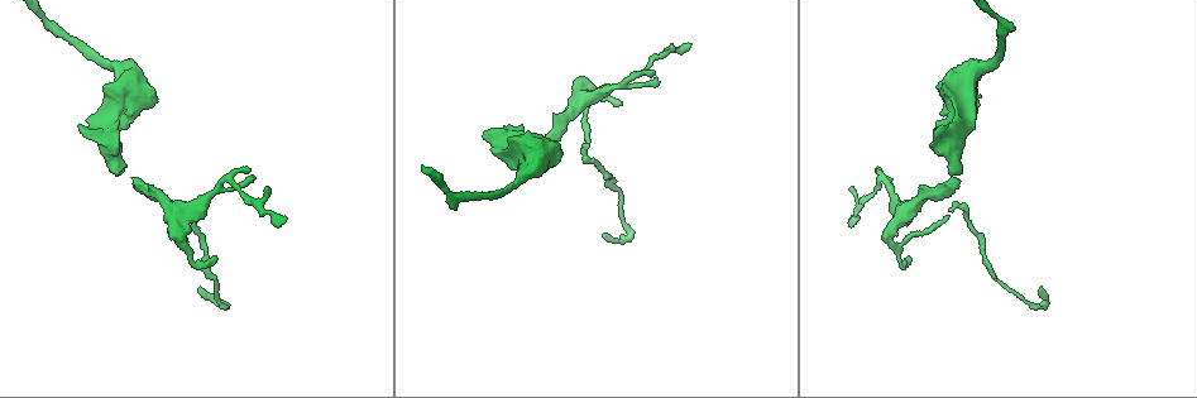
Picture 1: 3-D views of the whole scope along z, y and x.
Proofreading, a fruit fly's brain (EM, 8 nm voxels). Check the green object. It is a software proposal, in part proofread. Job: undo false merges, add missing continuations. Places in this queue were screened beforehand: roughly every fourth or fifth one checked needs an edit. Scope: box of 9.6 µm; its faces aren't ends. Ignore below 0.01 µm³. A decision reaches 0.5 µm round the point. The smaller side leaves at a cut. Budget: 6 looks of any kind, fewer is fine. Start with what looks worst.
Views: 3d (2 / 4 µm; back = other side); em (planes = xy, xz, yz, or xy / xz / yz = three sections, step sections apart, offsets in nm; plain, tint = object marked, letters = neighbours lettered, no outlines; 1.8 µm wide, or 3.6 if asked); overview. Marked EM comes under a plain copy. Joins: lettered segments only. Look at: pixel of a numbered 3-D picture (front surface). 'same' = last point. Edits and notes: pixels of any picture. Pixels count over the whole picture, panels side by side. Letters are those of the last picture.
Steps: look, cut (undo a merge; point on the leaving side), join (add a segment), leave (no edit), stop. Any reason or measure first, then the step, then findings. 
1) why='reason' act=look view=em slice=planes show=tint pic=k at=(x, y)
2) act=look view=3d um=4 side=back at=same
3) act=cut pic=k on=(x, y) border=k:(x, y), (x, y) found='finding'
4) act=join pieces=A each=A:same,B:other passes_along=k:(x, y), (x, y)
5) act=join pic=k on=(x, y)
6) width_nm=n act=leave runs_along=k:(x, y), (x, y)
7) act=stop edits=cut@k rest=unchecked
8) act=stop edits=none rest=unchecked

why='thick end' act=look view=3d um=2 pic=1 at=(116, 173)

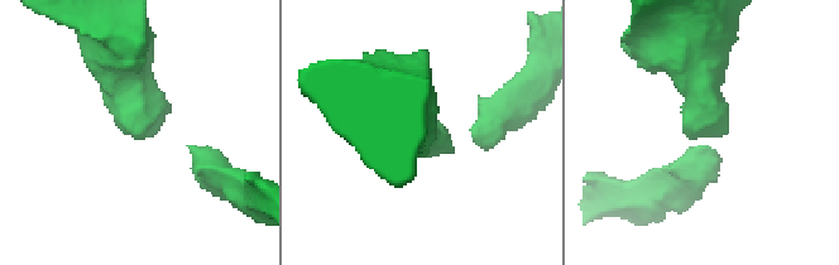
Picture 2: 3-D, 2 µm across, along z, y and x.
why='need the tissue' act=look view=em slice=xz step=16 show=tint pic=2 at=(143, 137)

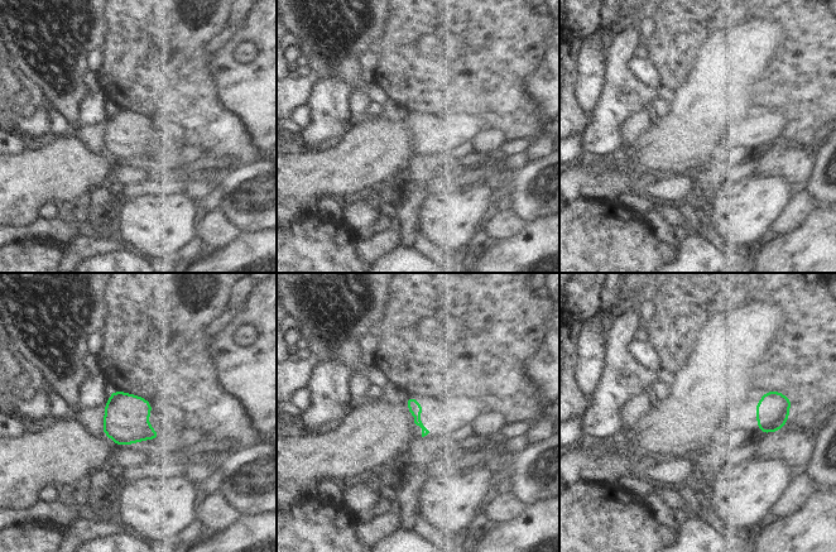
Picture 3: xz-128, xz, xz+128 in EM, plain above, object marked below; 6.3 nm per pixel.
act=look view=em slice=planes show=letters at=same

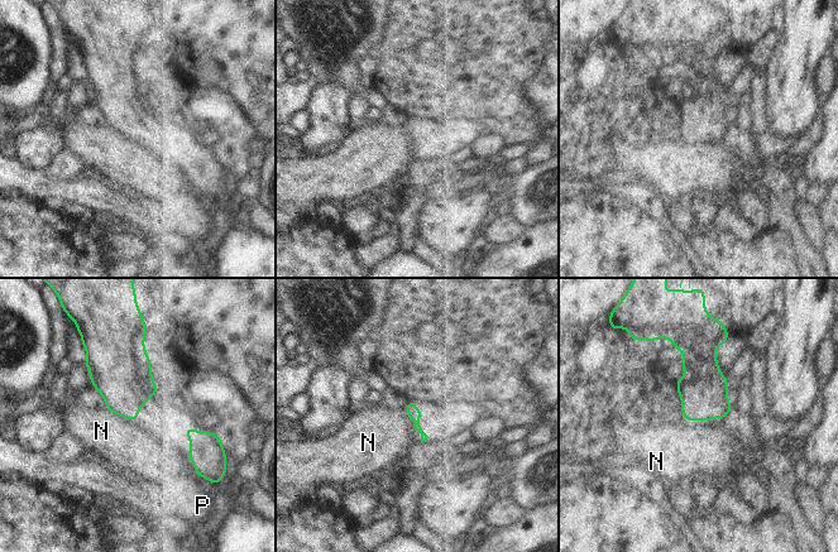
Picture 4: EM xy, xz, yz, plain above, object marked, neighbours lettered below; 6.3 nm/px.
act=leave each=N:other,P:other border=4:(405, 407), (421, 441) found='none of them fits'

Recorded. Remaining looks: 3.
why='tapers out' act=look view=3d um=4 pic=1 at=(850, 220)

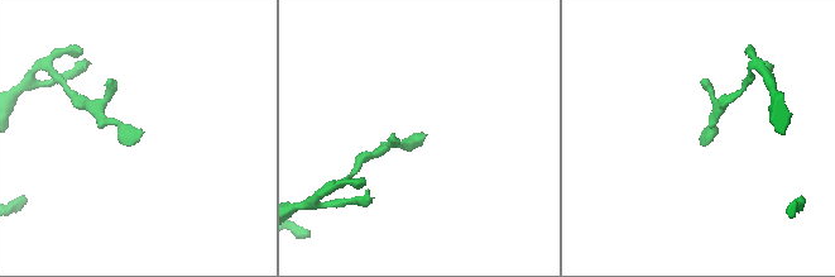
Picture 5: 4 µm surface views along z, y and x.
why='need the tissue' act=look view=em slice=xy step=4 show=tint pic=5 at=(138, 136)

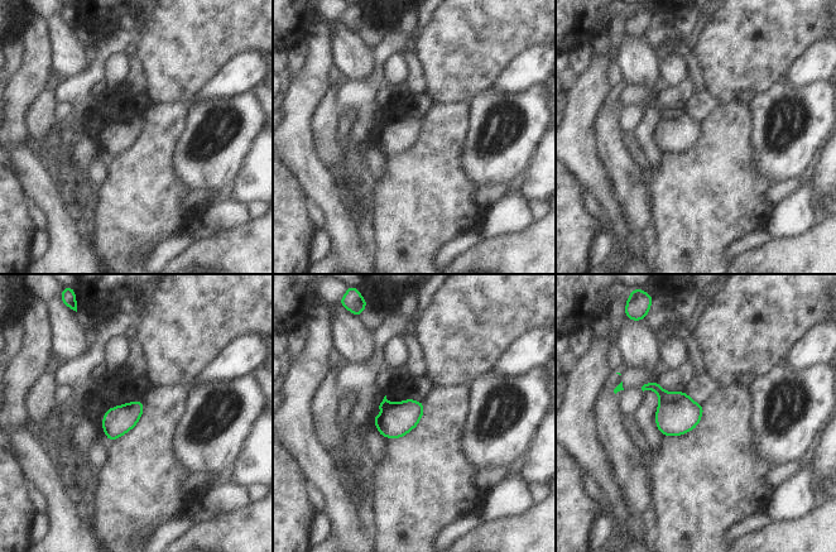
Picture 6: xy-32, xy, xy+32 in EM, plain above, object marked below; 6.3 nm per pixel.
why='cut it another way' act=look view=em slice=planes show=letters at=same

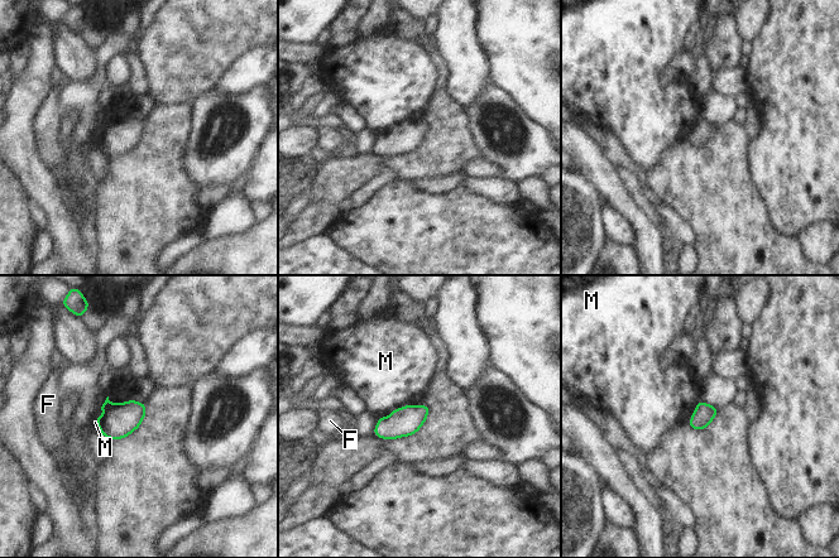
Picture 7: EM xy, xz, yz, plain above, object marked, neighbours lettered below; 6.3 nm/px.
act=leave each=F:other,M:other border=7:(408, 403), (394, 409) found='none of them fits'

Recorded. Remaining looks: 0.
act=stop edits=none rest=unchecked

